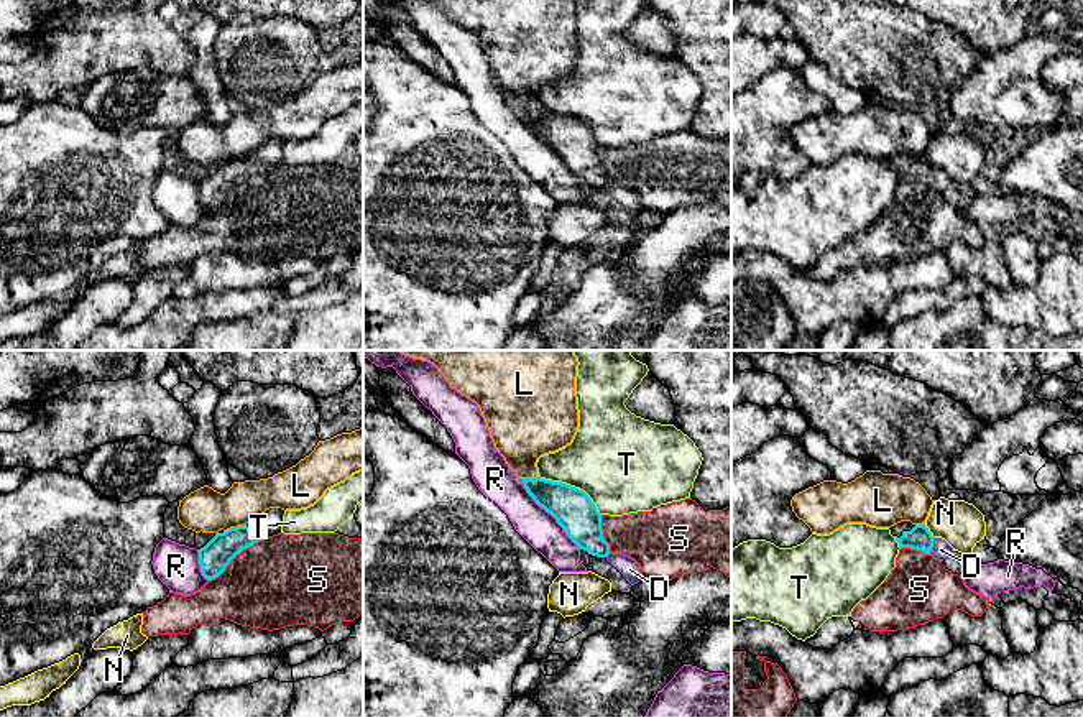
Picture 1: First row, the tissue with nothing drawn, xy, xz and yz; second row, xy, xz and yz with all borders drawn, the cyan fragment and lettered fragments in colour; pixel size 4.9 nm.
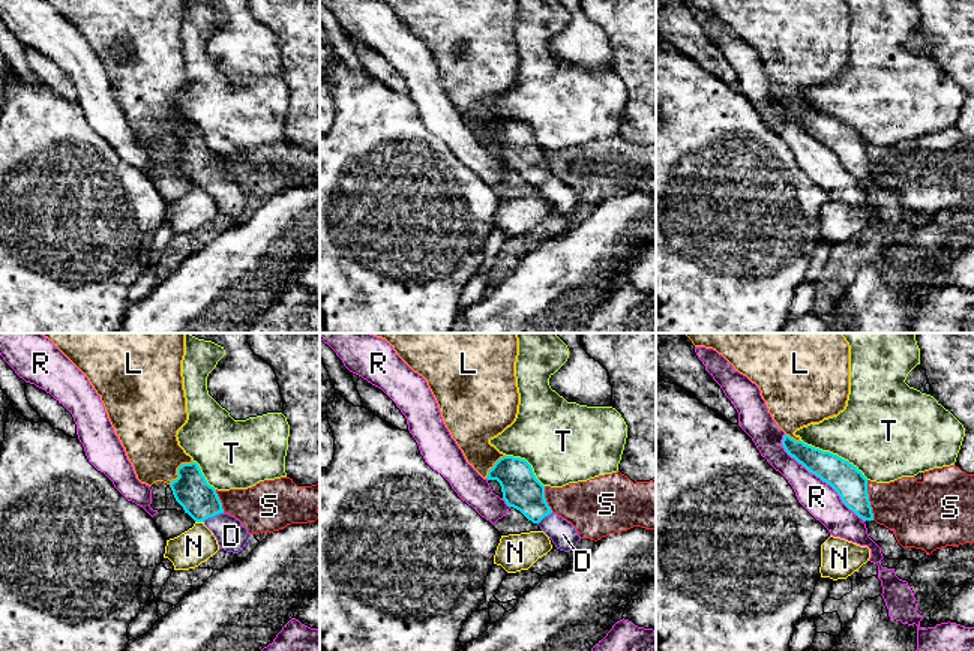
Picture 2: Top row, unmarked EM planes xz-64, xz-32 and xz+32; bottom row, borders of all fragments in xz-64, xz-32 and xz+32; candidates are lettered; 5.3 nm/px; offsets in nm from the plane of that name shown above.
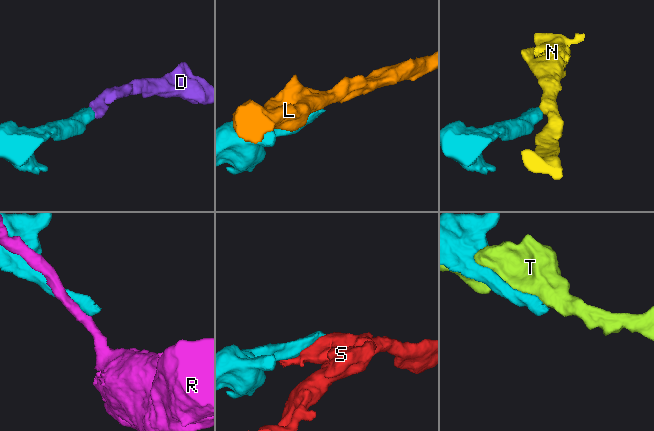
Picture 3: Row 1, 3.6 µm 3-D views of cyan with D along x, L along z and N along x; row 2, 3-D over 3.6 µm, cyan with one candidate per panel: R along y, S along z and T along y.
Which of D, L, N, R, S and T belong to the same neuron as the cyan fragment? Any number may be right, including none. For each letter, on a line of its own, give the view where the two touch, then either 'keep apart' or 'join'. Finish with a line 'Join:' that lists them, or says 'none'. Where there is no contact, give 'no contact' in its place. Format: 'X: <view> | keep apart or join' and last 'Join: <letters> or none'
D: yz | join
L: xy | keep apart
N: yz | keep apart
R: xz | keep apart
S: xy | keep apart
T: xz | keep apart
Join: D

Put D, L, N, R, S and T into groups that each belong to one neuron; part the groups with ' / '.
D / L / N / R / S / T

